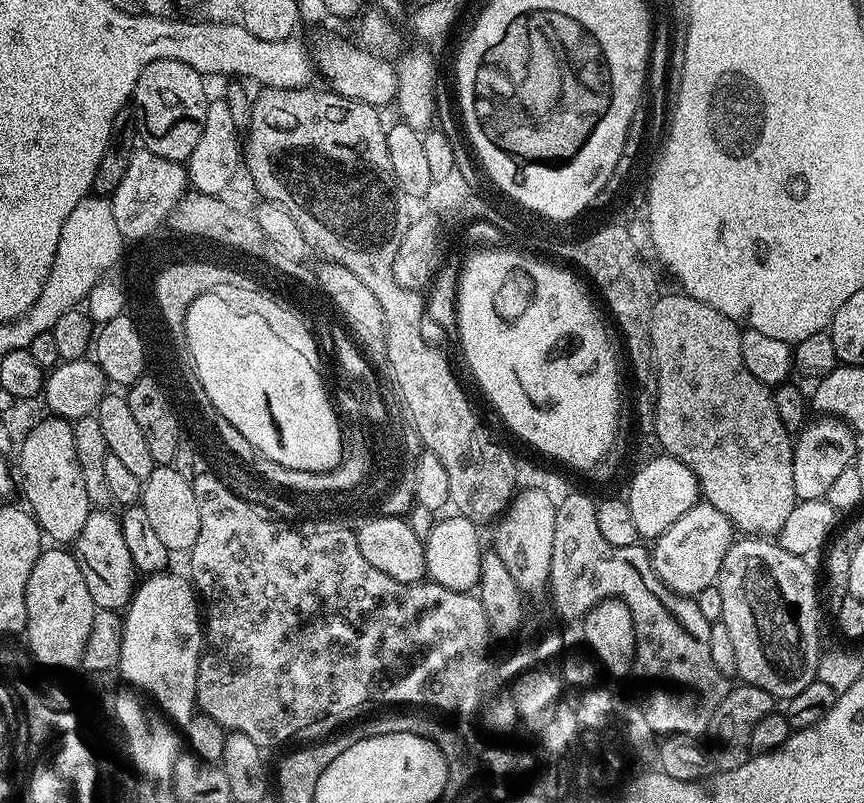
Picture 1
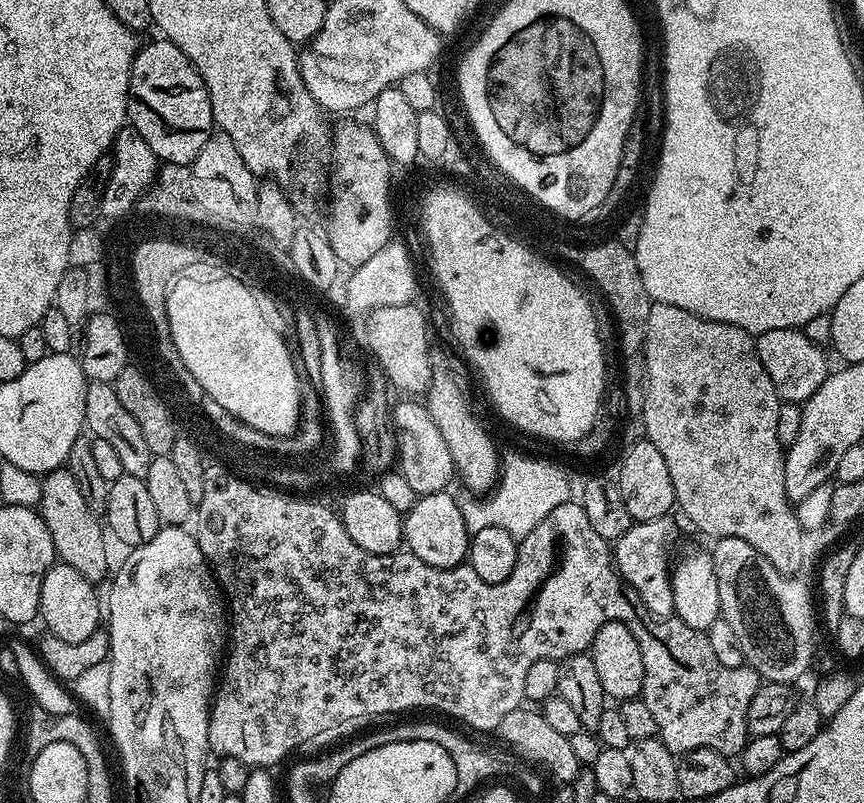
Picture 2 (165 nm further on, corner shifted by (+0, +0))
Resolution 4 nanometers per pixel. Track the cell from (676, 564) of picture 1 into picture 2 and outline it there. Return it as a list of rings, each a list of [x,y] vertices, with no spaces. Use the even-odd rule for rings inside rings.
[[[671,519],[642,520],[634,522],[622,538],[614,541],[614,563],[616,571],[634,590],[638,590],[638,598],[648,606],[650,614],[655,616],[671,616],[674,609],[672,593],[672,572],[668,568],[668,543],[672,540]]]

